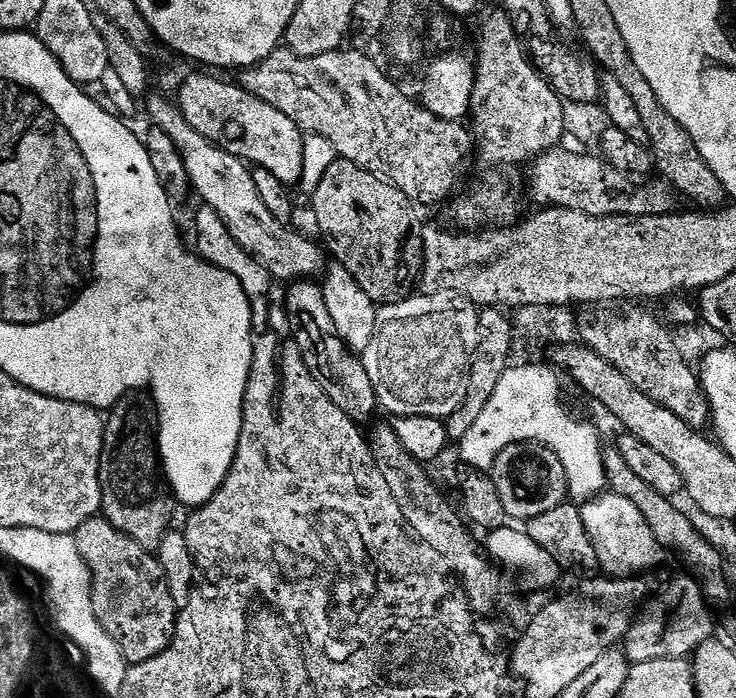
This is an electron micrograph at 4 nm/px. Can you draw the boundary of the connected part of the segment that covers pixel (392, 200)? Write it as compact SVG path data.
M337 158L326 170L322 182L318 182L318 190L310 194L312 212L316 215L316 224L322 235L328 239L326 248L335 259L362 286L362 290L377 306L397 304L408 299L417 291L420 271L424 269L424 230L425 221L420 221L417 205L413 204L402 190L393 184L379 180L374 174L362 170L354 162Z

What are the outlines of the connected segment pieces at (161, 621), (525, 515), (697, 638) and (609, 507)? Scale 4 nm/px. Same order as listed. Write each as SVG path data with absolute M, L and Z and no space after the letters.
M97 514L92 519L82 522L82 526L74 533L80 556L88 563L88 571L92 573L92 605L98 622L116 639L118 650L129 665L141 664L166 650L172 645L176 636L176 618L178 602L172 597L168 585L168 575L160 565L160 557L155 551L141 546L134 538L130 538L118 530L103 515Z
M511 444L498 454L490 469L492 480L496 483L498 496L506 506L506 514L513 521L527 522L554 510L554 506L565 503L570 496L570 481L562 458L554 454L544 444Z
M683 575L670 581L668 589L661 596L653 595L647 601L632 629L624 635L622 649L631 665L662 658L683 660L695 654L702 642L717 635L716 620L708 609L710 601L704 595L700 581L691 575Z
M609 491L601 494L595 500L589 500L580 508L582 522L586 522L586 532L594 542L600 559L599 567L604 568L603 575L608 578L636 578L641 574L648 574L652 567L660 560L662 545L656 536L656 532L650 528L650 522L642 516L638 506L630 502L630 498L622 498L617 492Z

